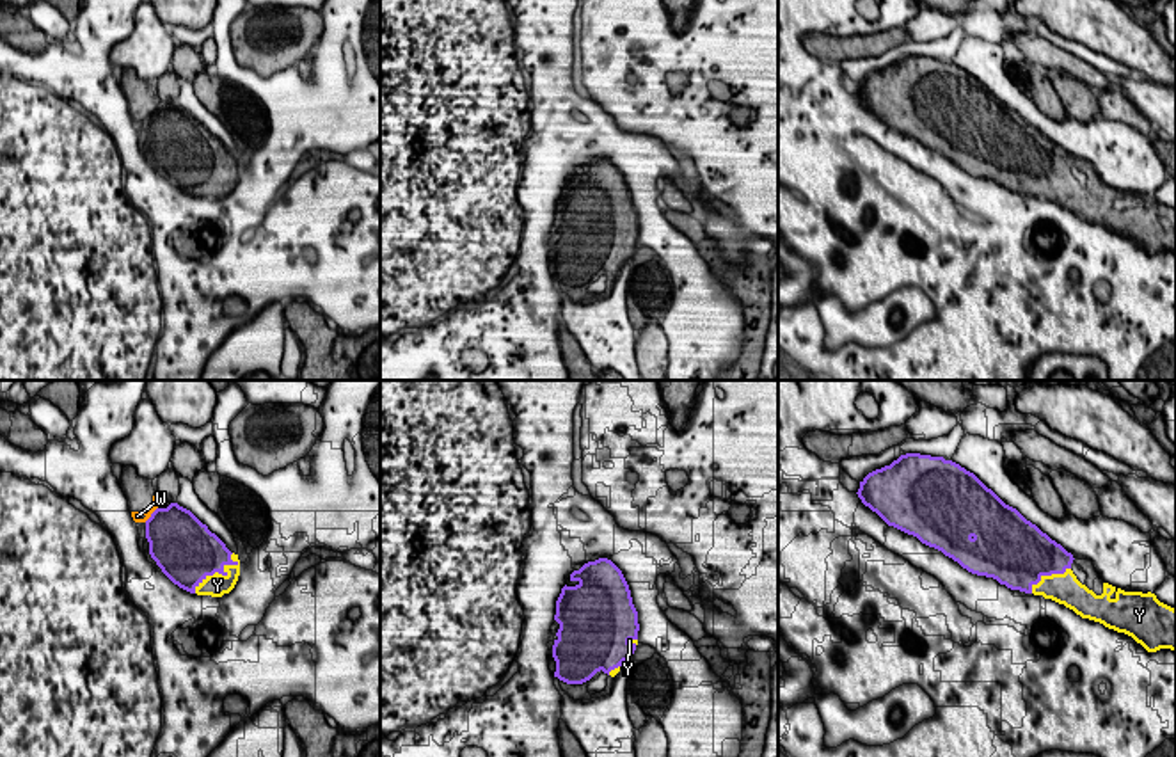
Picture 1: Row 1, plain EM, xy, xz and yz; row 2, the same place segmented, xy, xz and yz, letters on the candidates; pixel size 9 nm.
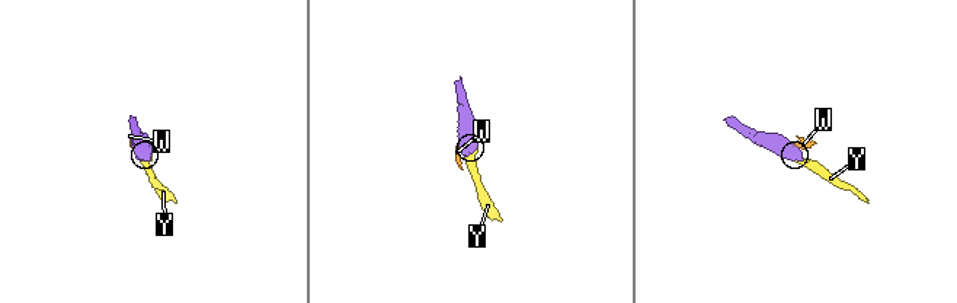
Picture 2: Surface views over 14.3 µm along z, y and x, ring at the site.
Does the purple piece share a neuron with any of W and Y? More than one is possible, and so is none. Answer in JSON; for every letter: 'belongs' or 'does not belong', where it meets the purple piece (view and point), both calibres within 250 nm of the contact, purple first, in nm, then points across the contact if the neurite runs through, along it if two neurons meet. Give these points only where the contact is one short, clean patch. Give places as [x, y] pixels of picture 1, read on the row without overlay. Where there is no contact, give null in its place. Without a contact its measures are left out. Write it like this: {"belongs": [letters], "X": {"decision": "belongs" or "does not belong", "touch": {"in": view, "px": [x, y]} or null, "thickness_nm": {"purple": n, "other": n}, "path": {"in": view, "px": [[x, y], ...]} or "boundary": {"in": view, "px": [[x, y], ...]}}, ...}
{"belongs": ["Y"], "W": {"decision": "does not belong", "touch": {"in": "xy", "px": [151, 116]}, "thickness_nm": {"purple": 460, "other": 100}, "boundary": {"in": "xy", "px": [[157, 109], [144, 123]]}}, "Y": {"decision": "belongs", "touch": {"in": "xy", "px": [217, 173]}, "thickness_nm": {"purple": 460, "other": 200}}}

